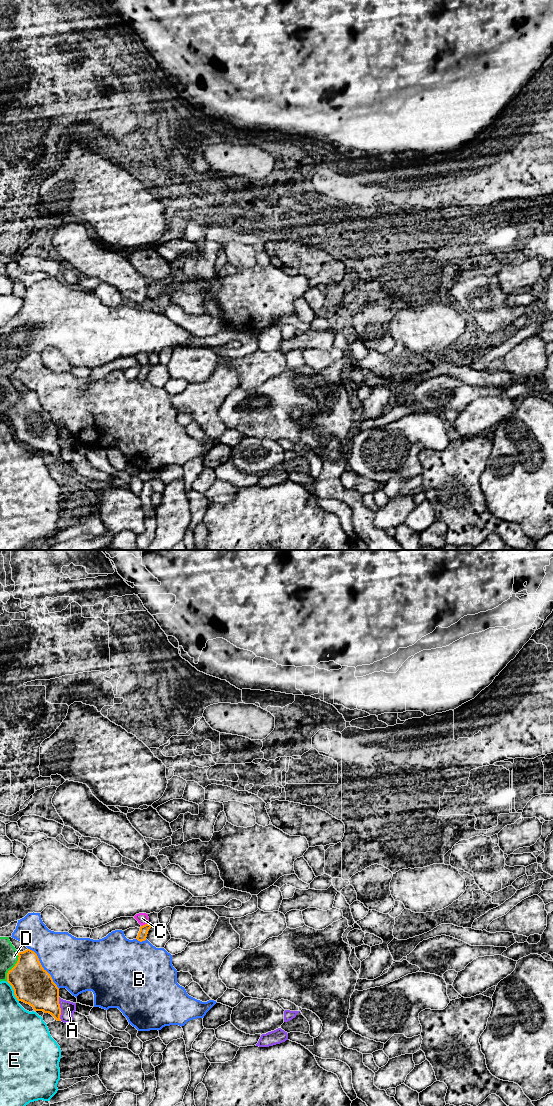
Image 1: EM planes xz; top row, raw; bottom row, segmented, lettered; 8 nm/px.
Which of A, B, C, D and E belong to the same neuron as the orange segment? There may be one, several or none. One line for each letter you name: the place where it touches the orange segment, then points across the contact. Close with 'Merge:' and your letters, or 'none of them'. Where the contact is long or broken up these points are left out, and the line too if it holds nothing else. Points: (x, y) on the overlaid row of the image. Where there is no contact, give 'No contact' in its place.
Merge: none of them

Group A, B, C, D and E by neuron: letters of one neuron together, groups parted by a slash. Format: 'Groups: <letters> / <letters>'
Groups: A / B / C / D / E

